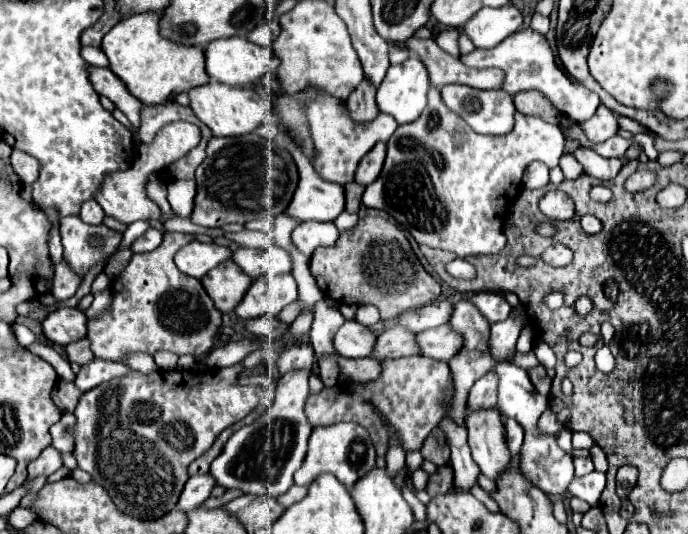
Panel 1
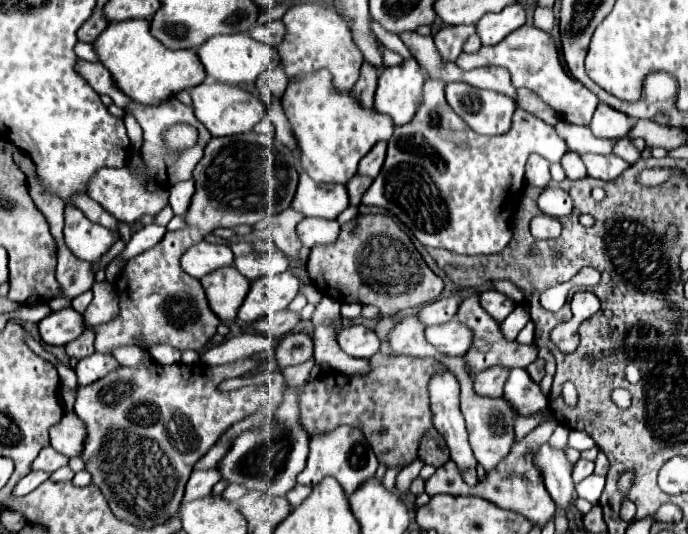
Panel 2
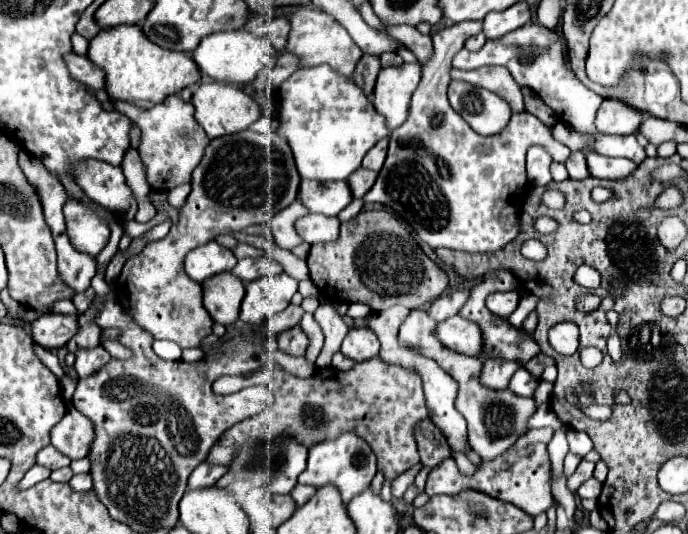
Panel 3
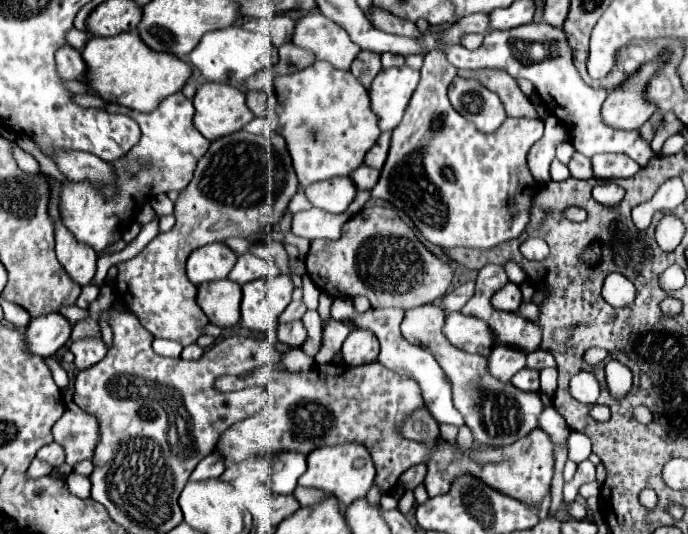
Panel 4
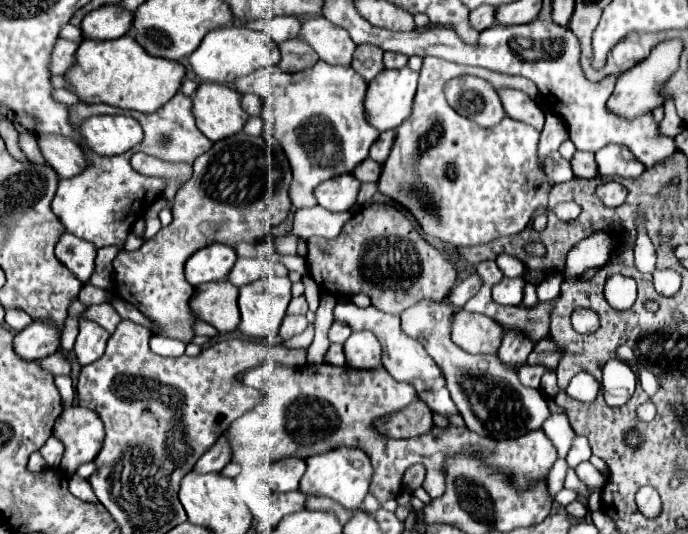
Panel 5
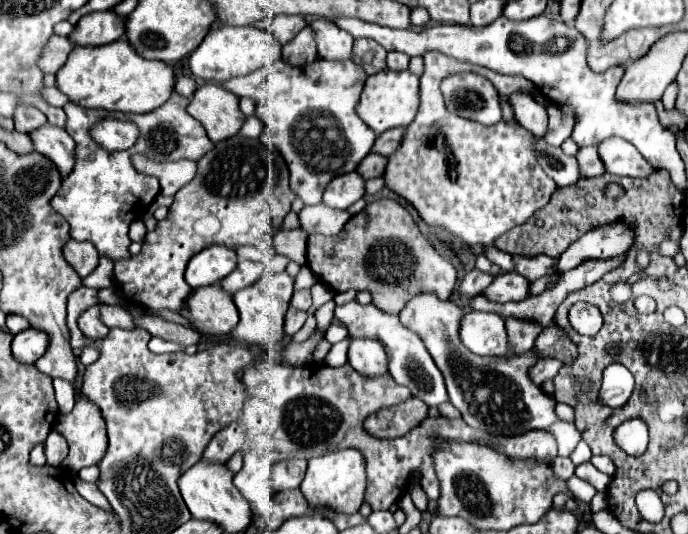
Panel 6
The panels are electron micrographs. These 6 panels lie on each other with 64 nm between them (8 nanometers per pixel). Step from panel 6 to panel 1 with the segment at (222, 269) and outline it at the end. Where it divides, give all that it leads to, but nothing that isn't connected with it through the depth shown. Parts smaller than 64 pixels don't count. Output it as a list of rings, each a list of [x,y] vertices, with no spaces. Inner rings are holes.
[[[190,242],[186,244],[178,254],[176,254],[176,266],[180,272],[192,276],[192,278],[202,278],[206,272],[212,268],[220,266],[232,256],[232,250],[220,244],[204,244],[204,242]]]

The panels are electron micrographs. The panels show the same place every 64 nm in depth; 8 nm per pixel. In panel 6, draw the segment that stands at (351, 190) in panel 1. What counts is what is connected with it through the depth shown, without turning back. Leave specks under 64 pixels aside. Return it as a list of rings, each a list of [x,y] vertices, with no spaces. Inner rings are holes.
[[[370,152],[370,154],[360,162],[358,172],[360,172],[366,180],[378,178],[378,176],[384,174],[384,168],[386,168],[386,164],[388,164],[386,160],[388,160],[386,156],[380,156],[380,154],[376,154],[376,152]]]

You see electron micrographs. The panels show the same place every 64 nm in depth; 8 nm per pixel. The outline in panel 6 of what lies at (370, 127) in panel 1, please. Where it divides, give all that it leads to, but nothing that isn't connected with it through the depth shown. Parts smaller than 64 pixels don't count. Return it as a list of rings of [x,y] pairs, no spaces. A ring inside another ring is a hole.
[[[278,60],[270,70],[262,68],[260,72],[220,82],[220,86],[238,98],[252,98],[257,118],[272,107],[272,122],[264,124],[260,140],[282,154],[292,176],[290,188],[304,204],[320,204],[326,184],[340,174],[354,172],[374,146],[376,134],[356,114],[366,78],[368,74],[352,60],[316,60],[300,68]]]

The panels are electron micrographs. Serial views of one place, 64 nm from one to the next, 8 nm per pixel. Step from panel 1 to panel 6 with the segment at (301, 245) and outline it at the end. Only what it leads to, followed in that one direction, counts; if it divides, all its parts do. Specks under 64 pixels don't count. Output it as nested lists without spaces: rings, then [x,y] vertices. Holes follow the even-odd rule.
[[[314,204],[304,206],[300,212],[300,226],[310,234],[324,234],[324,236],[336,236],[342,226],[348,222],[350,214],[346,210],[328,208],[326,204]]]

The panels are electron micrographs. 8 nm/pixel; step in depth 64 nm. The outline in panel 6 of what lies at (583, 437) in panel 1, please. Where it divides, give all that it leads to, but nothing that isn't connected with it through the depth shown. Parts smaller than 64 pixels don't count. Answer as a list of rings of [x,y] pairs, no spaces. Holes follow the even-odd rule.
[[[582,440],[578,446],[576,446],[576,450],[572,452],[572,462],[578,466],[578,464],[582,464],[582,462],[588,462],[590,458],[592,458],[592,452],[590,452],[590,446]]]

